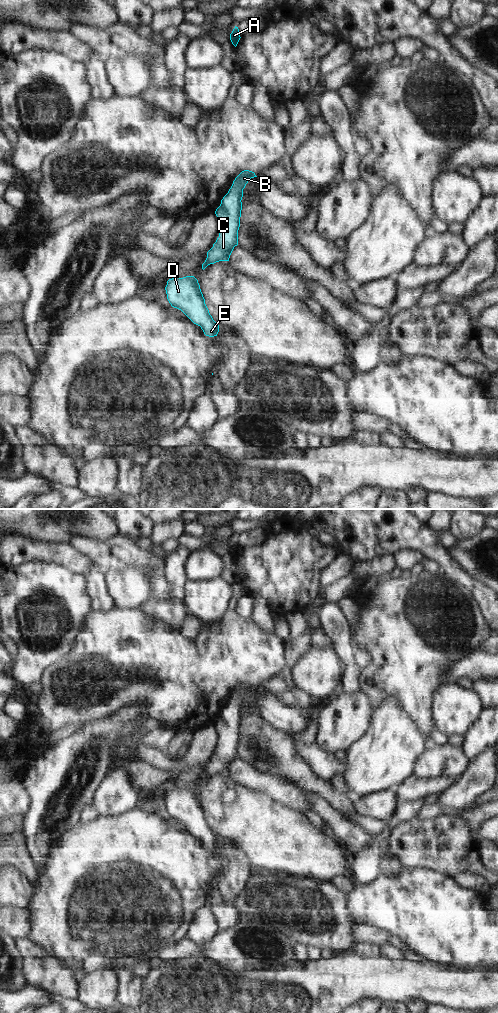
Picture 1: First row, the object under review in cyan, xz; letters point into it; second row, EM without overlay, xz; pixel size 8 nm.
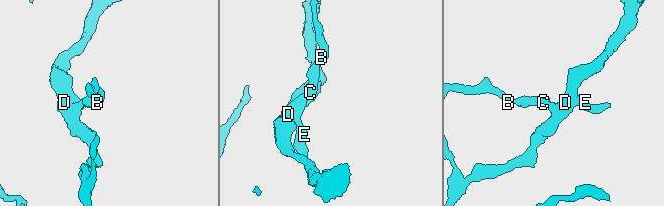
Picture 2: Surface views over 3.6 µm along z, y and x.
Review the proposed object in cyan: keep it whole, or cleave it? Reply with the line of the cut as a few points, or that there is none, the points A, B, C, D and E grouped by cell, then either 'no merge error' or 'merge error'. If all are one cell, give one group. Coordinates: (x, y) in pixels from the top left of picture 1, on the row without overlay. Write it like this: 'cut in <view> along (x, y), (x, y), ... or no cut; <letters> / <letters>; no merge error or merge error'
no cut; A B C D E; no merge error

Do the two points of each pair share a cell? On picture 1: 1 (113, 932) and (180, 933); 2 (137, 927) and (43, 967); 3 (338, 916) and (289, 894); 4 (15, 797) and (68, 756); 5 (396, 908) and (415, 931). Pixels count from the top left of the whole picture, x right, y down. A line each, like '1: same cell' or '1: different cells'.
1: same cell
2: different cells
3: same cell
4: different cells
5: same cell

